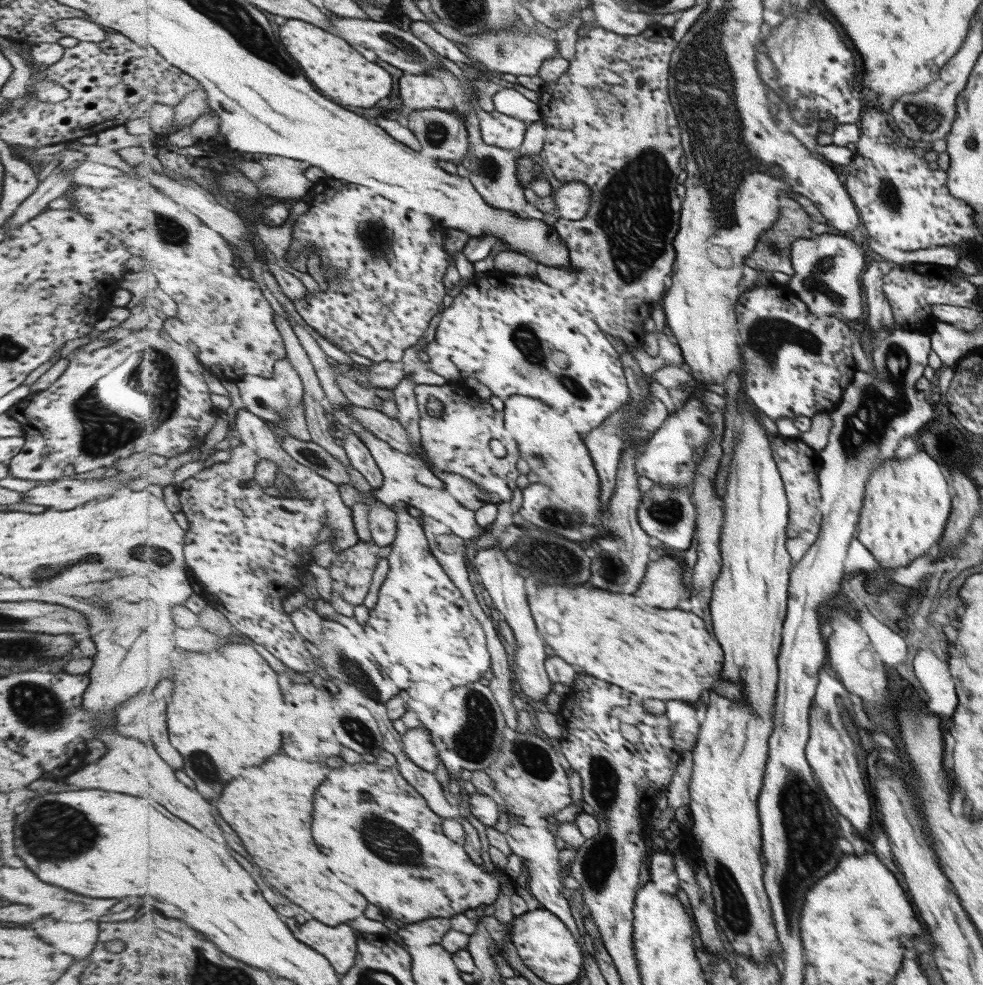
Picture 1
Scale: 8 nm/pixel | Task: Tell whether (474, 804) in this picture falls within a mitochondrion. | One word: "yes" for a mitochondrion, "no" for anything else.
no

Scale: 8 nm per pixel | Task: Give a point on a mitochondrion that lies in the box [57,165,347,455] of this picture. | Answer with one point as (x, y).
(157, 374)

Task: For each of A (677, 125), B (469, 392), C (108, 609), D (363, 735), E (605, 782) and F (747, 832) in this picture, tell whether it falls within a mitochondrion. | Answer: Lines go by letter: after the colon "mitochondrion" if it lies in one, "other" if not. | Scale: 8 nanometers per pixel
A: mitochondrion
B: other
C: mitochondrion
D: mitochondrion
E: mitochondrion
F: other

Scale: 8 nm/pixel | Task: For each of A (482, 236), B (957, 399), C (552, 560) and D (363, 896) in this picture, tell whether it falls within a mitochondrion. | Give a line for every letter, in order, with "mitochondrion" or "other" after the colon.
A: other
B: other
C: mitochondrion
D: other

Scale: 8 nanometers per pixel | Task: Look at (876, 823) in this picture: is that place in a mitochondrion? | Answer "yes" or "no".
no

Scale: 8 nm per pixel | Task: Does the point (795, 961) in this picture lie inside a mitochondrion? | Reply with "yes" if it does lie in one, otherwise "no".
no

